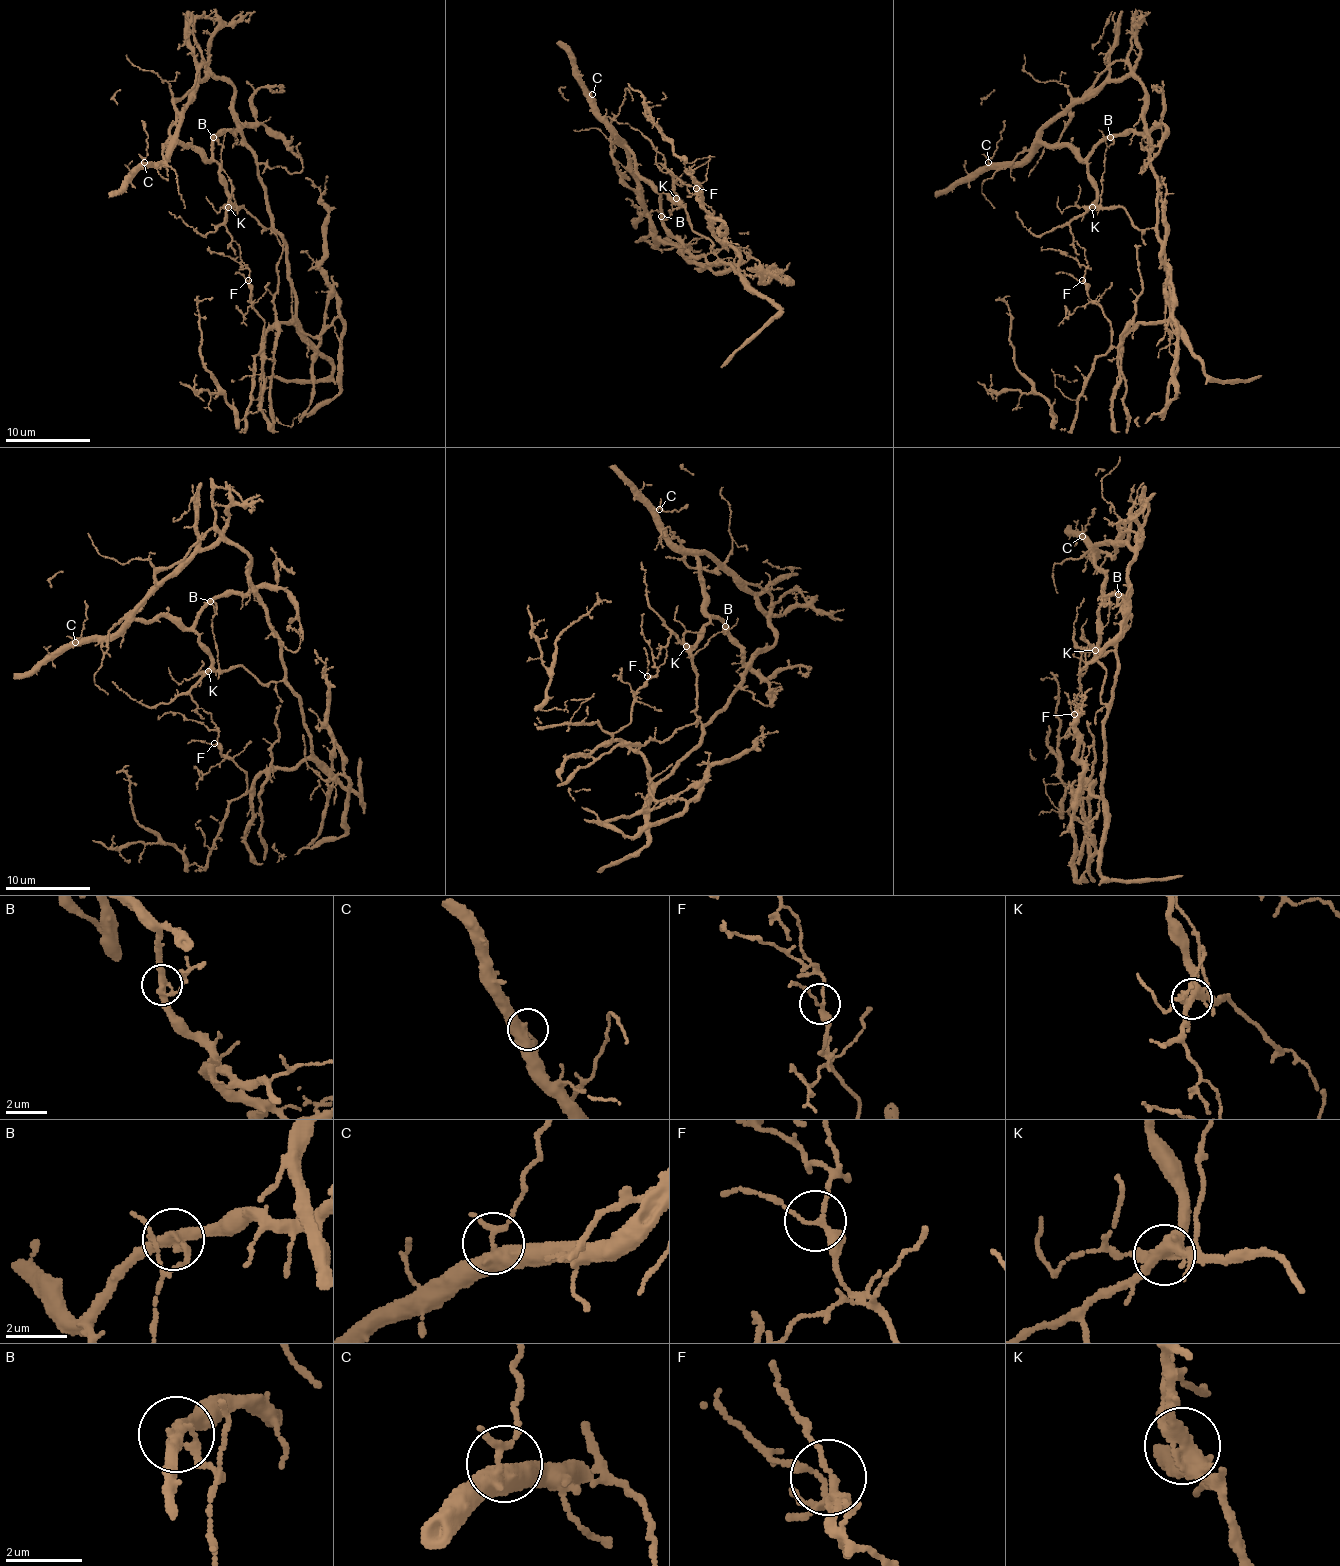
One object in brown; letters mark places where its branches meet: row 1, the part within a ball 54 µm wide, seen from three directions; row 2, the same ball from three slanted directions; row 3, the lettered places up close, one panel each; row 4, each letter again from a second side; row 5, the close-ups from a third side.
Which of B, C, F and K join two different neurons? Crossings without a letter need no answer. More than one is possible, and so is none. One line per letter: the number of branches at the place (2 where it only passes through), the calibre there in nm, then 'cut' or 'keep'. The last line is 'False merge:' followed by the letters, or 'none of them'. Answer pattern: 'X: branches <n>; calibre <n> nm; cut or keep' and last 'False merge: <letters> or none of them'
B: branches 3; calibre 320 nm; cut
C: branches 4; calibre 380 nm; keep
F: branches 3; calibre 180 nm; keep
K: branches 4; calibre 380 nm; cut
False merge: B, K

